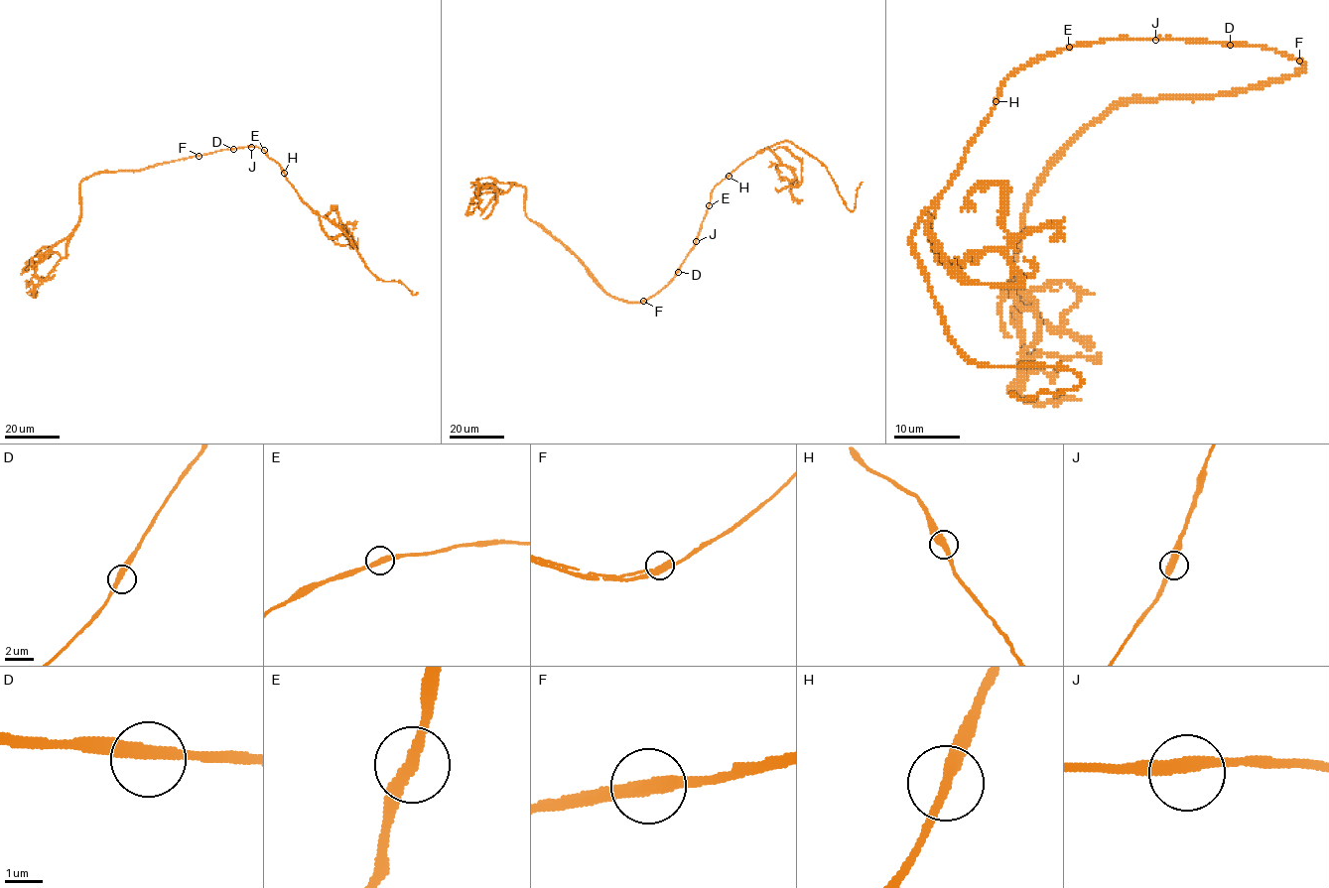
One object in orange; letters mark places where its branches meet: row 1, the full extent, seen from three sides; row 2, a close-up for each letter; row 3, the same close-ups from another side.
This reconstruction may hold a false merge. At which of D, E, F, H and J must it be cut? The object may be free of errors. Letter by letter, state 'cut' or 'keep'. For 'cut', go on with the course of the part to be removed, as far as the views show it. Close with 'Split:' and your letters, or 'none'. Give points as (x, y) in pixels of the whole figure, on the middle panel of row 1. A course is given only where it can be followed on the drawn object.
D: keep
E: keep
F: cut | (643, 301), (608, 295), (532, 221), (524, 187), (511, 183), (505, 192), (479, 193), (466, 216)
H: keep
J: keep
Split: F

